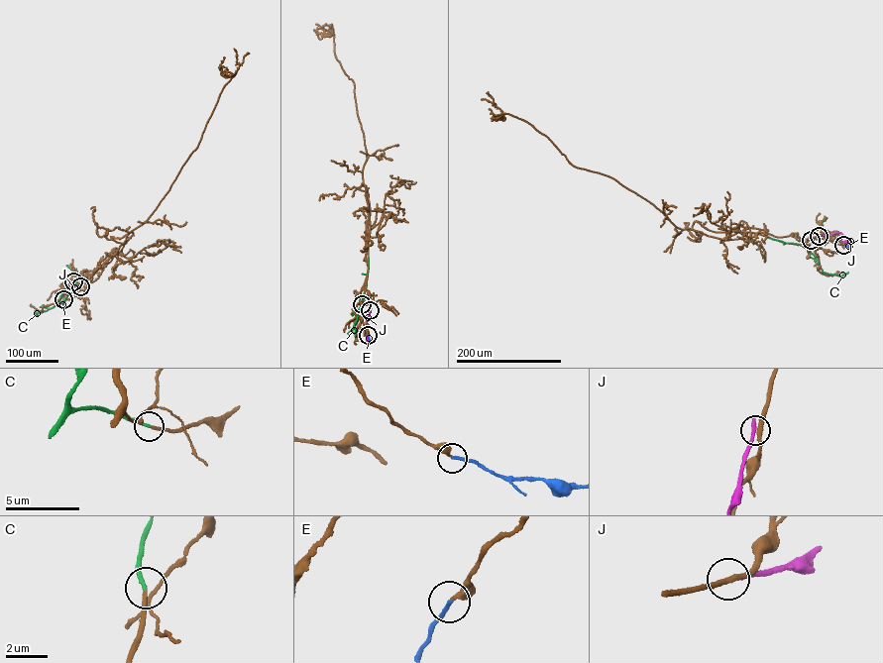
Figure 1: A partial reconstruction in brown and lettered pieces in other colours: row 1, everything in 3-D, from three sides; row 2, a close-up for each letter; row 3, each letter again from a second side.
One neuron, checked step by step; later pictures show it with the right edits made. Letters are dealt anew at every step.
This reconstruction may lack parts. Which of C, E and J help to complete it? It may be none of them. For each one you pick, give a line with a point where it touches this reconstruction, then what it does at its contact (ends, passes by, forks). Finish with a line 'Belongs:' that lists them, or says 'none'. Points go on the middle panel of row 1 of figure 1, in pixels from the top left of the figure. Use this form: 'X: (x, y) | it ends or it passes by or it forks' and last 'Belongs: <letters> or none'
E: (368, 335) | it ends
Belongs: E

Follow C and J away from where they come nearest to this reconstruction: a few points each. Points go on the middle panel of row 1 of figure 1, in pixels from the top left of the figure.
C: (362, 304), (363, 295), (365, 303), (359, 309), (355, 332), (351, 331)
J: (371, 310), (366, 321), (369, 344)

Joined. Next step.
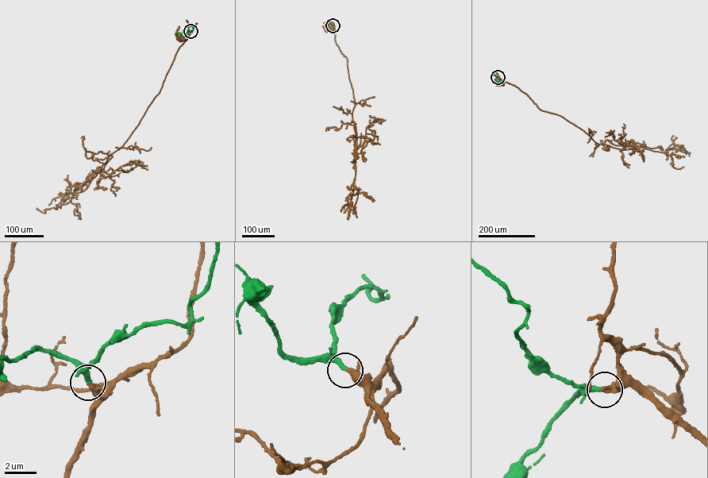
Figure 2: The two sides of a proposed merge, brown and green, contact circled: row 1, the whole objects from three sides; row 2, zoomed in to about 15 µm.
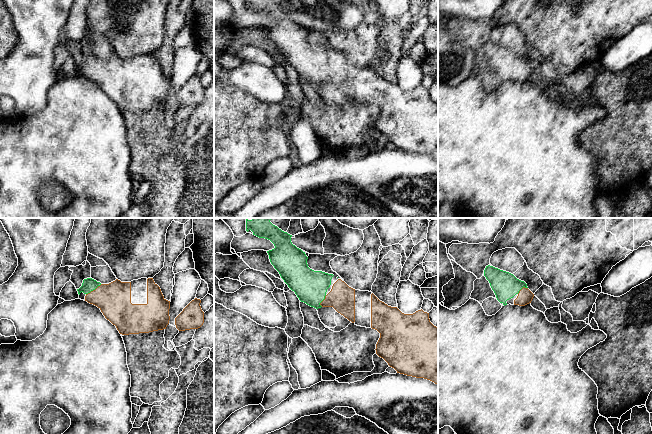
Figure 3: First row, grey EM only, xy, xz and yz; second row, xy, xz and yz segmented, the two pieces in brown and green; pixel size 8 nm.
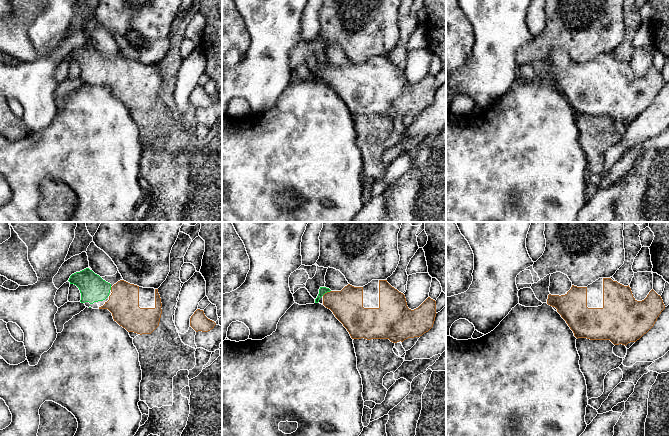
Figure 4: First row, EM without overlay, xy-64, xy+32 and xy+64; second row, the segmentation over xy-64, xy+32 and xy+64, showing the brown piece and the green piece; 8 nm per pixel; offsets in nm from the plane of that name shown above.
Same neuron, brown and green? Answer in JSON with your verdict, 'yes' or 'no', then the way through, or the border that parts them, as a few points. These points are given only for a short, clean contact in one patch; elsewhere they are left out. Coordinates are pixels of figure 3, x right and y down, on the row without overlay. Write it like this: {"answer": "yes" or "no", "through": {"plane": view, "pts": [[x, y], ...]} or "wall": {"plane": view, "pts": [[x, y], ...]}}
{"answer": "yes", "through": {"plane": "xy", "pts": [[114, 75], [99, 71], [93, 66], [89, 60]]}}

